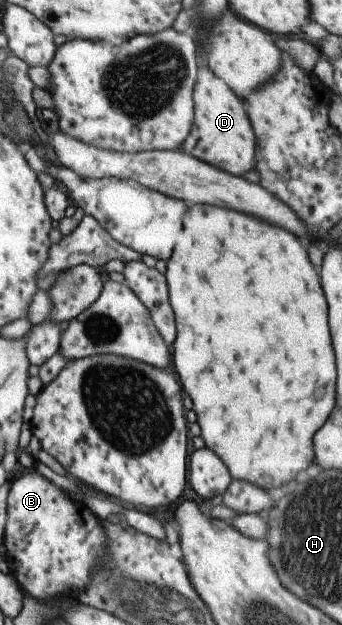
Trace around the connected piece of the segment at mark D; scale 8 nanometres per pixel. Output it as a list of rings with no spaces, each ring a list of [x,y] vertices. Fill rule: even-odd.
[[[202,61],[197,62],[197,74],[192,88],[193,120],[190,132],[181,142],[182,152],[208,162],[224,172],[246,174],[254,168],[256,141],[248,120],[244,102]]]

